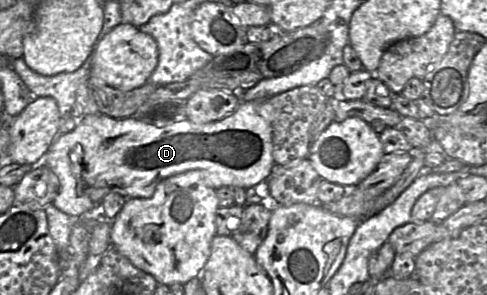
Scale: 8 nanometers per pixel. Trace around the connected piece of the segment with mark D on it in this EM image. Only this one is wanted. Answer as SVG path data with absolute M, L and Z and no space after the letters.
M241 101L237 109L225 118L207 124L195 124L188 120L175 122L165 127L156 127L151 123L140 121L134 117L116 119L104 114L94 114L82 116L75 128L67 133L60 134L49 147L48 151L36 162L37 166L48 167L59 180L59 193L53 200L52 204L60 211L72 217L79 217L84 212L101 205L103 199L111 193L117 193L125 199L130 198L150 198L153 196L156 187L164 179L181 174L190 170L196 170L200 173L201 182L214 190L220 187L242 187L244 189L255 187L263 181L267 181L275 165L273 158L273 131L270 123L257 113L252 101Z

